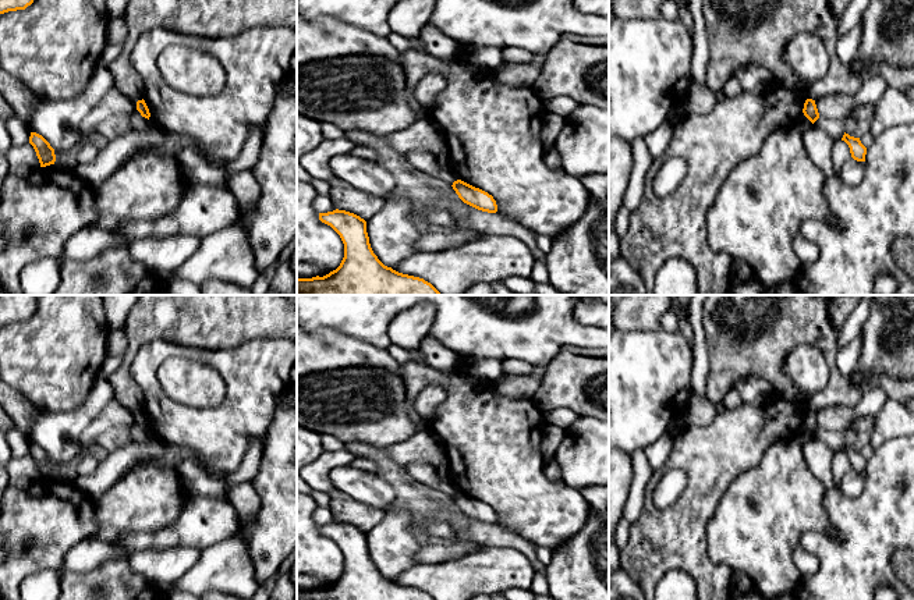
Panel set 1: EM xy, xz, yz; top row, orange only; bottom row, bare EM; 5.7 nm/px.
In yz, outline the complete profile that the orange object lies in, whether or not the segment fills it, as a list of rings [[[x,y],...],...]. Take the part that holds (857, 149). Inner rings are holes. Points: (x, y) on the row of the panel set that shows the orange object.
[[[844,132],[842,141],[849,145],[851,157],[854,160],[865,161],[867,148],[861,143],[860,138],[850,136]]]

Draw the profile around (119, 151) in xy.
[[[153,125],[142,131],[130,129],[110,141],[104,149],[100,149],[92,163],[77,164],[74,174],[95,189],[111,171],[139,153],[153,152],[177,159],[183,149],[188,146],[196,148],[196,142],[192,138],[167,134]]]

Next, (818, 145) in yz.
[[[811,125],[803,131],[803,145],[810,160],[826,175],[835,175],[833,139],[821,128]]]

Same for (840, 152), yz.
[[[842,139],[836,141],[833,143],[832,157],[833,157],[835,175],[840,175],[844,164],[851,159],[849,145]]]

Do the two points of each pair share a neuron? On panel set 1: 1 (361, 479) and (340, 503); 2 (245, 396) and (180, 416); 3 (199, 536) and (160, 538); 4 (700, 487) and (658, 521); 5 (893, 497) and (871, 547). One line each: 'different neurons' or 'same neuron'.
1: different neurons
2: same neuron
3: same neuron
4: same neuron
5: same neuron

